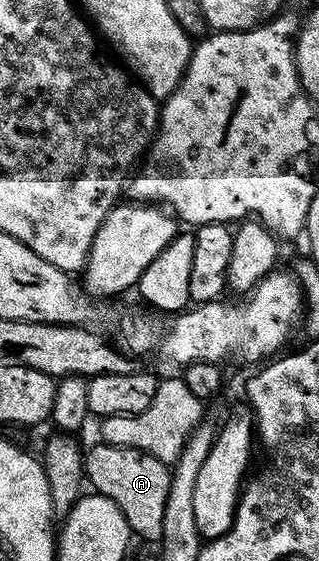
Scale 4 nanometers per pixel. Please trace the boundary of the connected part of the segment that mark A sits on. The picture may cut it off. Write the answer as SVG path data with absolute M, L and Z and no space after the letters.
M96 443L91 450L86 450L83 472L94 492L117 503L136 538L144 537L151 543L158 543L163 534L161 523L165 520L165 499L169 499L171 482L171 469L164 461L129 447Z

